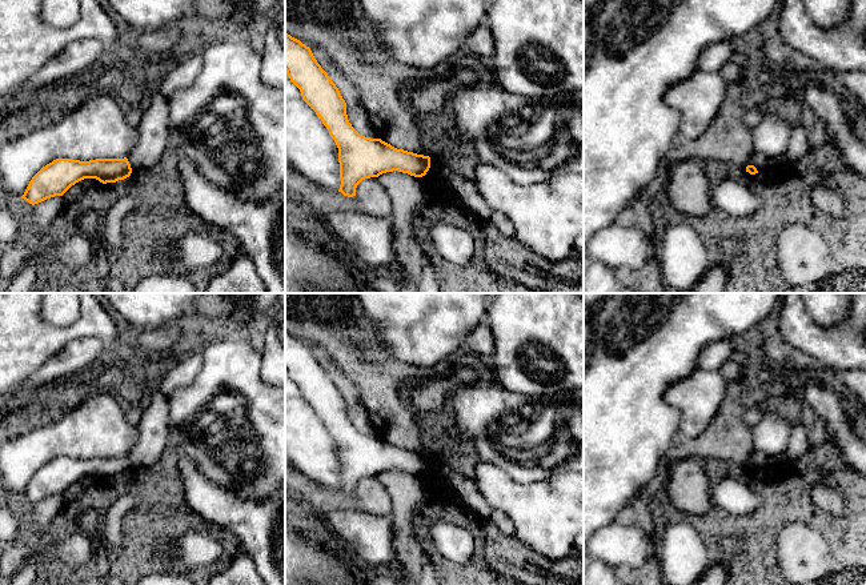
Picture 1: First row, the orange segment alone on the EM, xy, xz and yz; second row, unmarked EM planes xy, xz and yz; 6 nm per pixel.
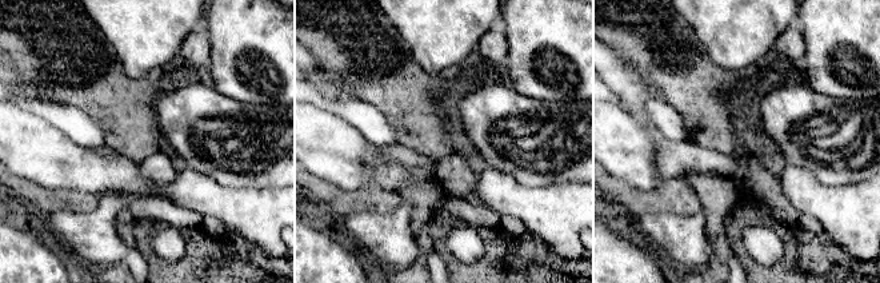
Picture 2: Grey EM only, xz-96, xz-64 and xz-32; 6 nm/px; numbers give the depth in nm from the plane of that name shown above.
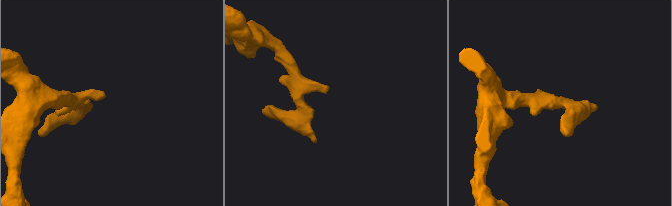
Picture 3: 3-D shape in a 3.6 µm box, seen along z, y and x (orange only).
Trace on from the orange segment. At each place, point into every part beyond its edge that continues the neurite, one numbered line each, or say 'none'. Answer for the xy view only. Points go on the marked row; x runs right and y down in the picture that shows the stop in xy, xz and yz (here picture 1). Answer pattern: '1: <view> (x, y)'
none

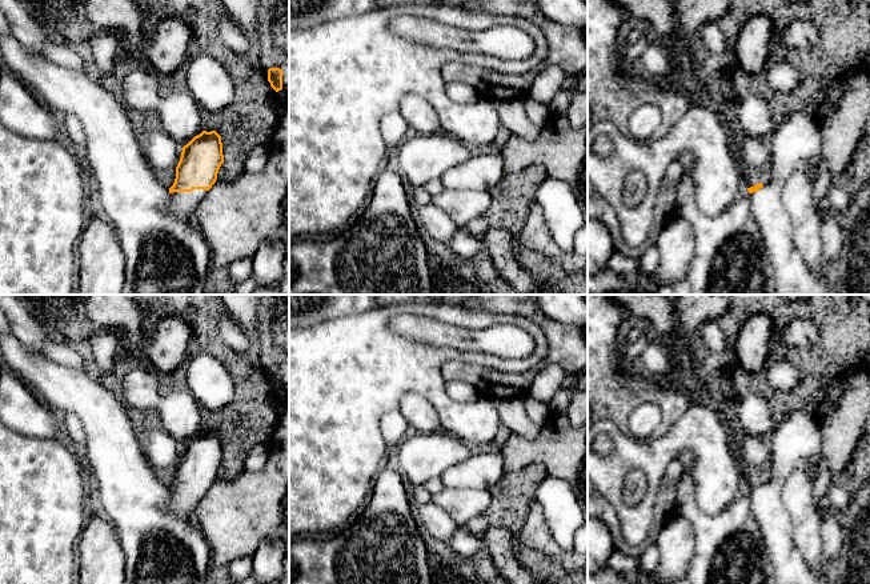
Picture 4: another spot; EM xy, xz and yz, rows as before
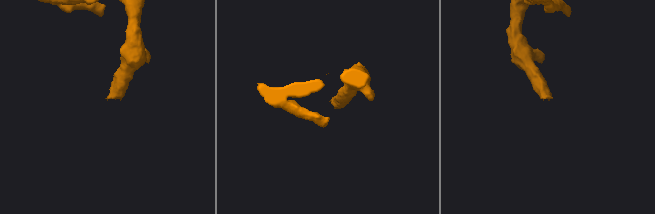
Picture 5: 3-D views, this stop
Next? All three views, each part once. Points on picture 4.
1: xy (184, 204)

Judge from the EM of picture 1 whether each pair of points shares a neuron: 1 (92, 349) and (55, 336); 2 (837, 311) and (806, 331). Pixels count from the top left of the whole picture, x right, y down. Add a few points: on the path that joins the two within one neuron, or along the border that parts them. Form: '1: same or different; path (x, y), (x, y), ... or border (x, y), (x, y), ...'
1: different; border (103, 341), (97, 339), (72, 339), (45, 360)
2: different; border (804, 307), (824, 327), (848, 317)

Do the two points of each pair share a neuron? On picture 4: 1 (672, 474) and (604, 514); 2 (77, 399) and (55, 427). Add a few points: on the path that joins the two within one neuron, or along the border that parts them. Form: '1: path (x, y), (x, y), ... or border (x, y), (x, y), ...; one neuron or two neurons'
1: path (665, 504), (644, 546), (628, 550), (622, 544); one neuron
2: border (36, 394), (59, 415); two neurons

